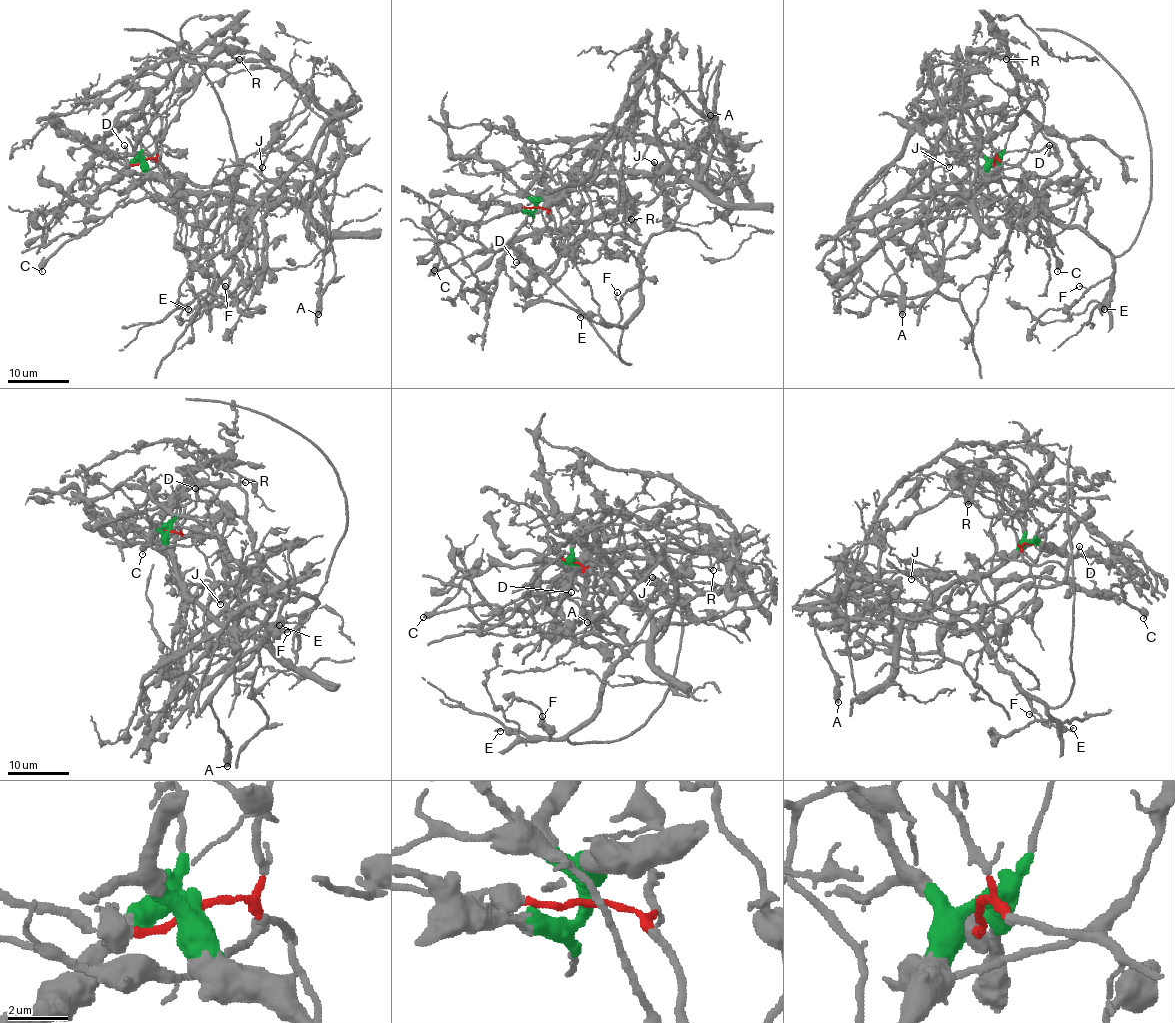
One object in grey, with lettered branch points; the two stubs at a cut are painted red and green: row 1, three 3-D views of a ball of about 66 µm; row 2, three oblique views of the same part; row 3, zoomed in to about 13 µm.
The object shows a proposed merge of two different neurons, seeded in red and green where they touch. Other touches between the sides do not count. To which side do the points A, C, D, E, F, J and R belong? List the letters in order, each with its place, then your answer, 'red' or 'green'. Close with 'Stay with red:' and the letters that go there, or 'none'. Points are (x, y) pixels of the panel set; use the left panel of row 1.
A: place (318, 314); green
C: place (42, 271); green
D: place (124, 145); red
E: place (188, 309); red
F: place (225, 286); red
J: place (262, 167); red
R: place (239, 59); green
Stay with red: D, E, F, J

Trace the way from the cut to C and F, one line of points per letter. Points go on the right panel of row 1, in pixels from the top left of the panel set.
C: (995, 159), (975, 197), (1001, 198), (1025, 206), (1039, 220), (1039, 232), (1056, 258), (1057, 272)
F: (995, 159), (1033, 174), (1022, 185), (1034, 198), (1056, 220), (1080, 224), (1109, 253), (1111, 273), (1079, 286)

